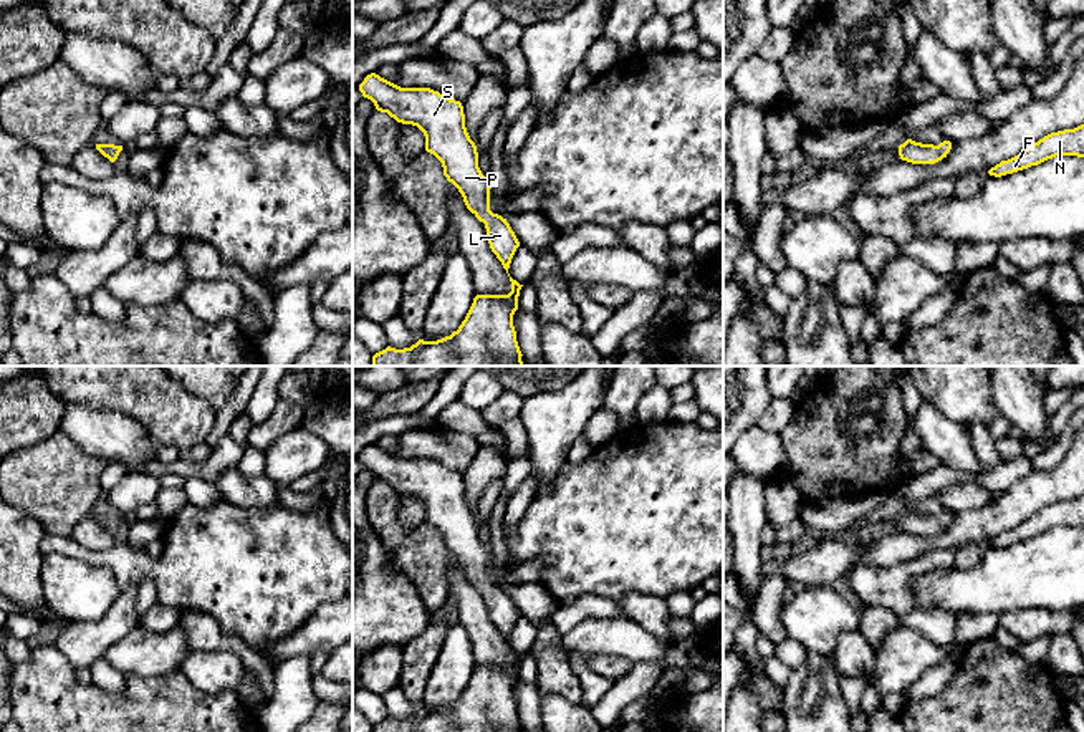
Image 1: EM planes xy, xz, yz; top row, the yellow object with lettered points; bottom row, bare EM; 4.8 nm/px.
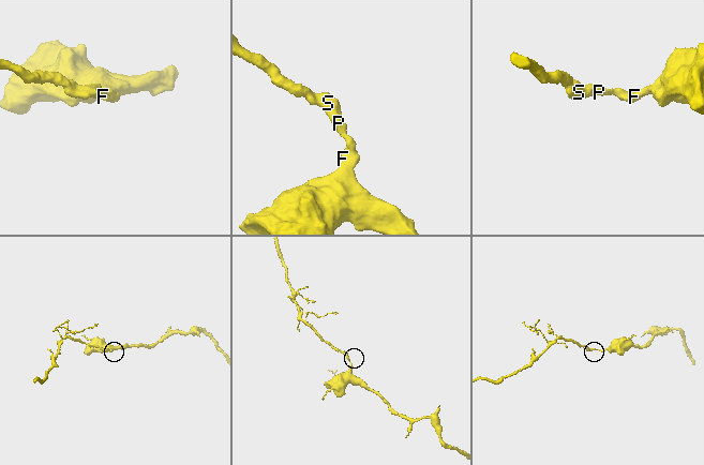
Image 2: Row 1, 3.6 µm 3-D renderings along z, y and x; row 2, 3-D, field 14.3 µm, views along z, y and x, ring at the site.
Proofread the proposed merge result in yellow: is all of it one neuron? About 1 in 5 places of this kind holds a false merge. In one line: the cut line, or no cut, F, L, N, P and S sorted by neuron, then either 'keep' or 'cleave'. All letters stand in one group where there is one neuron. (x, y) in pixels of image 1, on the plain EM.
cut none; groups F L N P S; keep

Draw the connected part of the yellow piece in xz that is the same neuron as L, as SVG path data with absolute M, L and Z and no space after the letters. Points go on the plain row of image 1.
M376 444L364 449L359 462L377 482L424 503L425 522L442 533L447 551L458 560L467 580L485 595L490 619L508 644L520 613L506 590L490 581L490 551L478 538L462 474L430 459L401 459Z

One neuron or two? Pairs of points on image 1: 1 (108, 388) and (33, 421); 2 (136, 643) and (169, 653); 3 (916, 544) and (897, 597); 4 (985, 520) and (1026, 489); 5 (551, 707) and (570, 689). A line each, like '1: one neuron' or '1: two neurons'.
1: two neurons
2: one neuron
3: two neurons
4: one neuron
5: two neurons

